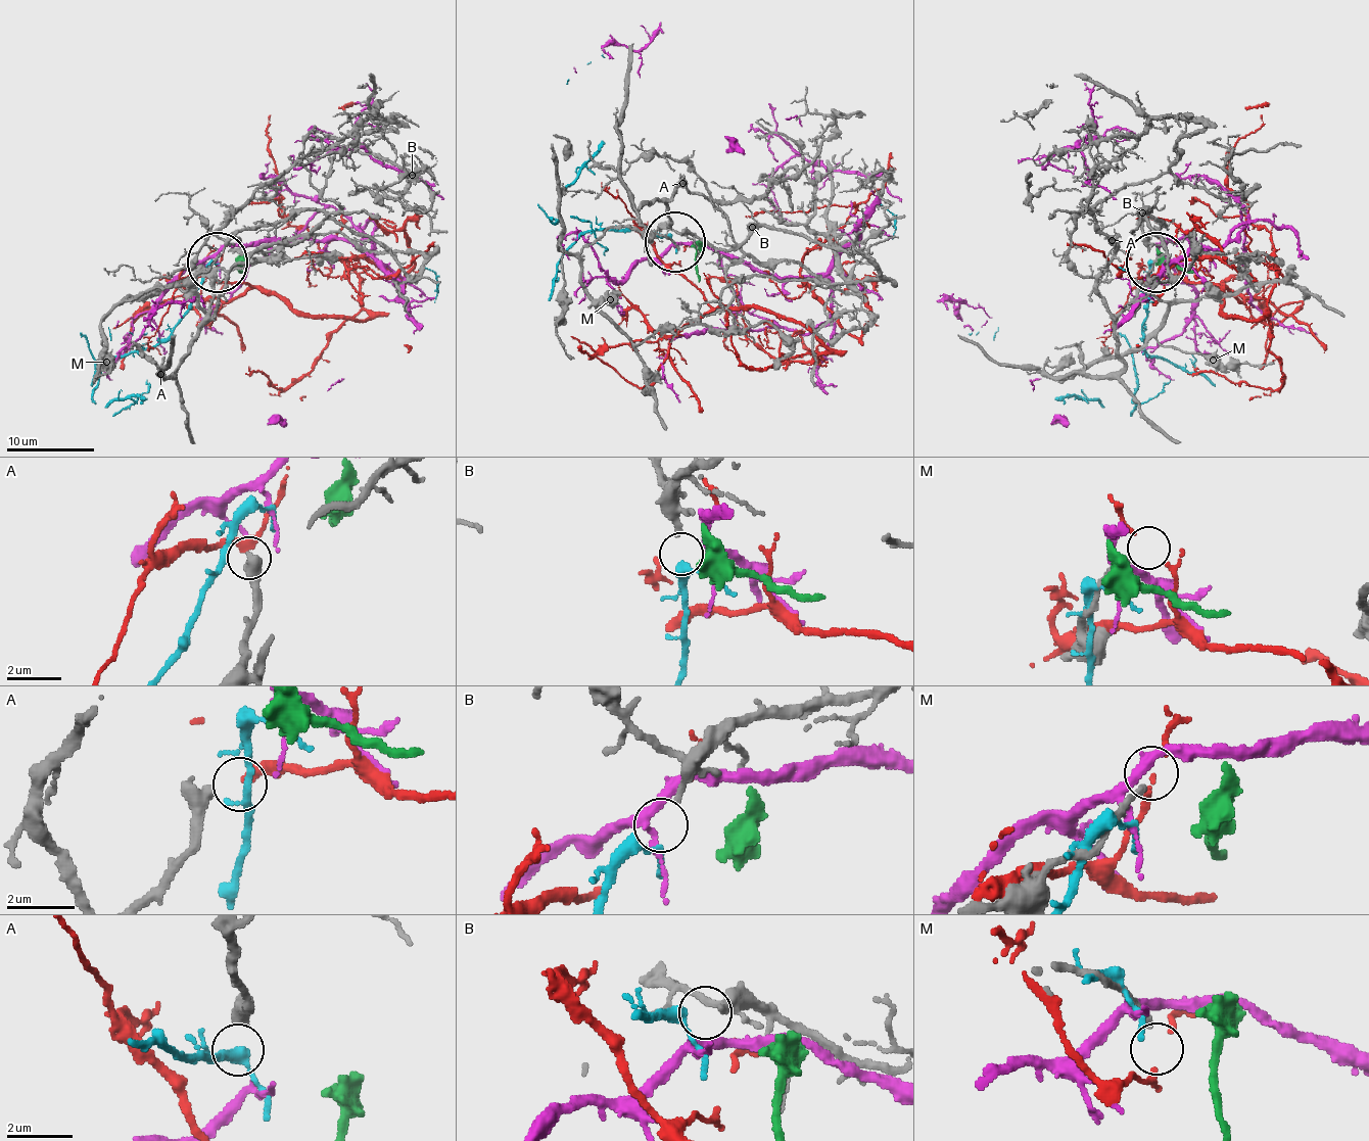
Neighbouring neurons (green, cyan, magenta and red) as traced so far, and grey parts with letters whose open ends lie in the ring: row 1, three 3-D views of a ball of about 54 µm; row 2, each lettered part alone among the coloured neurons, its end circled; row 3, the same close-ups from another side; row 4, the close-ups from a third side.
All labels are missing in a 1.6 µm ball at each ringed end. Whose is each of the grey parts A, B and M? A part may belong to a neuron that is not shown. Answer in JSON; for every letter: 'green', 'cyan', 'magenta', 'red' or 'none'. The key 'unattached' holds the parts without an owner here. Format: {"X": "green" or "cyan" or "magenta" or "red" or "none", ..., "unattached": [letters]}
{"A": "none", "B": "none", "M": "none", "unattached": ["A", "B", "M"]}

